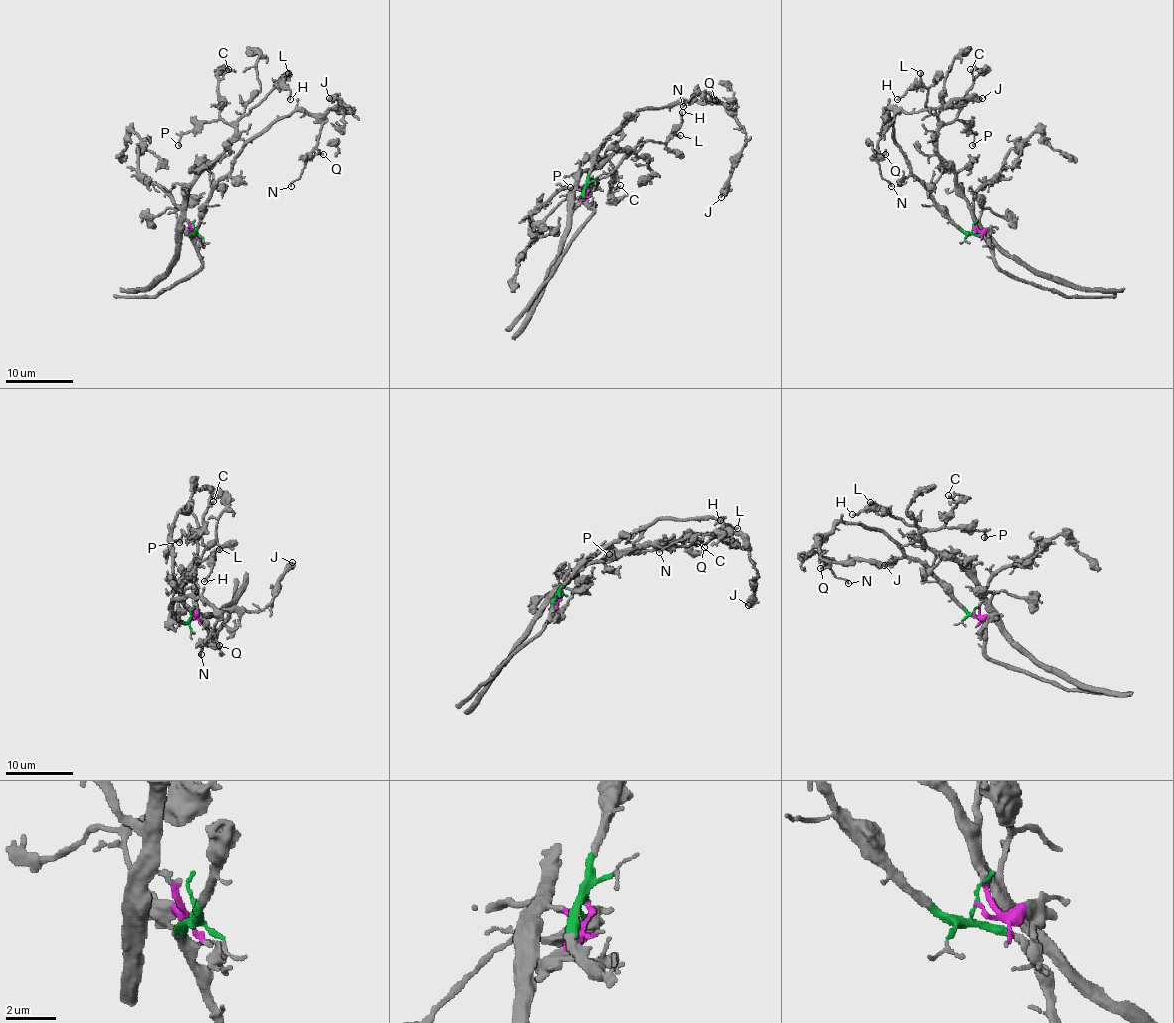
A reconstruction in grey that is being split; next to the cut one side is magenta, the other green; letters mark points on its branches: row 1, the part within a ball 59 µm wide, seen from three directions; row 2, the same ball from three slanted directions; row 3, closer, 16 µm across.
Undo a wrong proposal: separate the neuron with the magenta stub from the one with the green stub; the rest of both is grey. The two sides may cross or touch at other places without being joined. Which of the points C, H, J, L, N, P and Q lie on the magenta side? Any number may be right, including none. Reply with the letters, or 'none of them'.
C, H, L, P

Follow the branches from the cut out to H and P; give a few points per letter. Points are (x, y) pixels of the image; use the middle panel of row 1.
H: (586, 188), (578, 187), (584, 171), (598, 168), (613, 153), (634, 153), (647, 141), (664, 143), (681, 112)
P: (586, 188), (586, 192), (578, 187), (584, 171), (598, 168), (613, 153), (627, 153), (607, 175), (571, 187)

